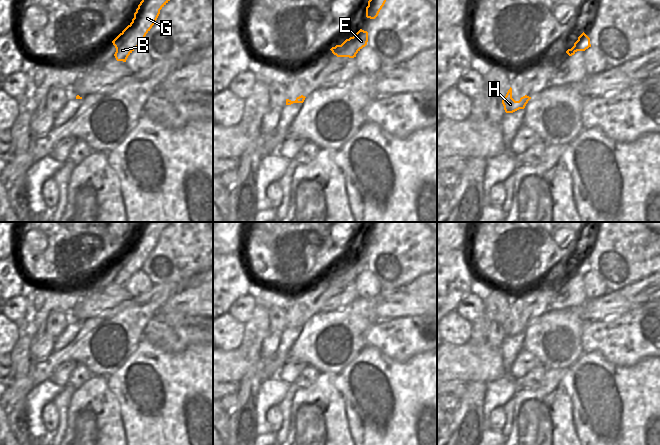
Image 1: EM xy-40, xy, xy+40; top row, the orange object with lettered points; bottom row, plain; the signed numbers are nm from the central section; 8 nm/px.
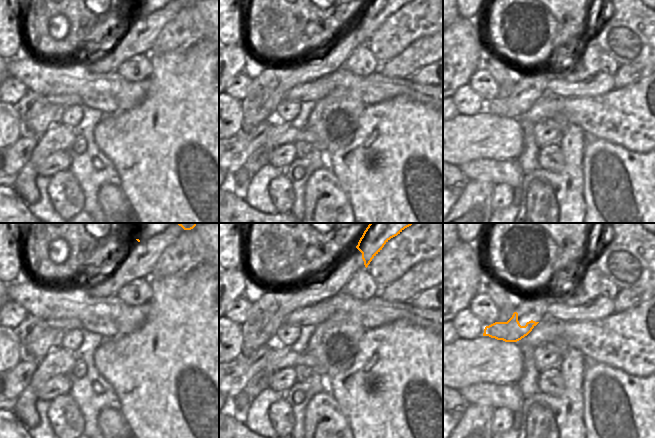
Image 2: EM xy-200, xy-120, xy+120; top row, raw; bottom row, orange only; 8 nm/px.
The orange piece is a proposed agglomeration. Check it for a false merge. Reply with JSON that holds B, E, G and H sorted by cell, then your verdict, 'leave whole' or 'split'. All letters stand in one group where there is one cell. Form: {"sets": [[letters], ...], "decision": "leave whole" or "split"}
{"sets": [["B", "E", "G", "H"]], "decision": "leave whole"}

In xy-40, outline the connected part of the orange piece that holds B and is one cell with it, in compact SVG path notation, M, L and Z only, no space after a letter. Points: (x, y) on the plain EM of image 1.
M143 222L132 246L112 265L117 285L126 286L128 280L140 271L146 258L156 246L160 234L172 222Z

